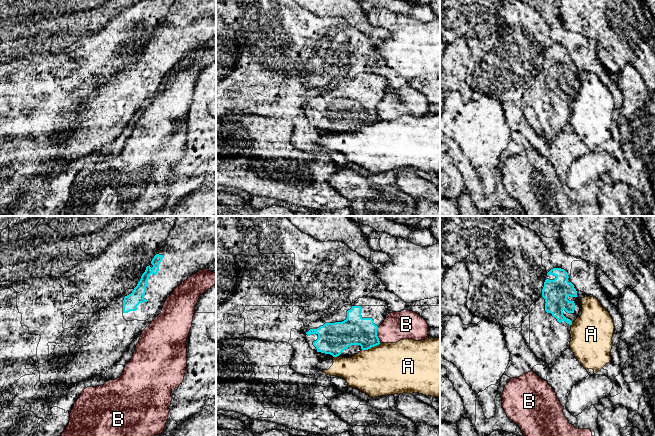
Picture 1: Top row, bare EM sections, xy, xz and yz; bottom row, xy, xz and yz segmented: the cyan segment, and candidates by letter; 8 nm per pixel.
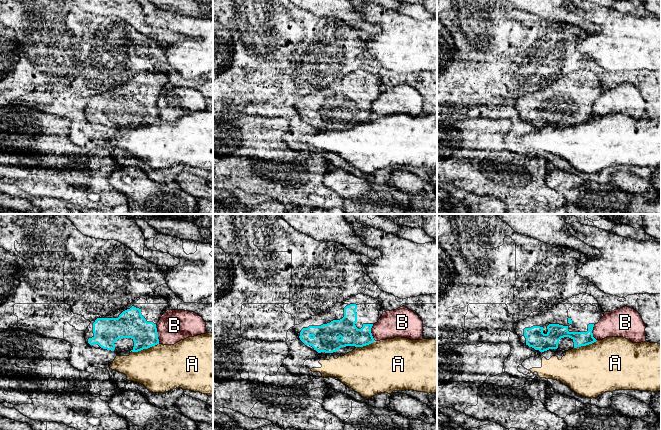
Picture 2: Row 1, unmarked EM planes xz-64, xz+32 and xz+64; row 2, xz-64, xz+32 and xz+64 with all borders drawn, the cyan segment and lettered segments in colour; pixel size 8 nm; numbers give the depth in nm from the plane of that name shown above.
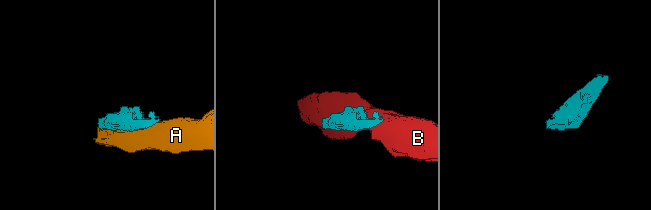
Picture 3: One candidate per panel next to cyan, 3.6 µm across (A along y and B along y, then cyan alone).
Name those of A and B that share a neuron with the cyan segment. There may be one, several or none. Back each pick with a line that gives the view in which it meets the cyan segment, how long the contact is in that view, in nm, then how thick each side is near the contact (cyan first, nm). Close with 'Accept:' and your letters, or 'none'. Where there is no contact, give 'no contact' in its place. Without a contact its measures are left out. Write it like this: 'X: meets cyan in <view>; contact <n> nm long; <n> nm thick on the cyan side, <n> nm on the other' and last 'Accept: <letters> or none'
Accept: none

